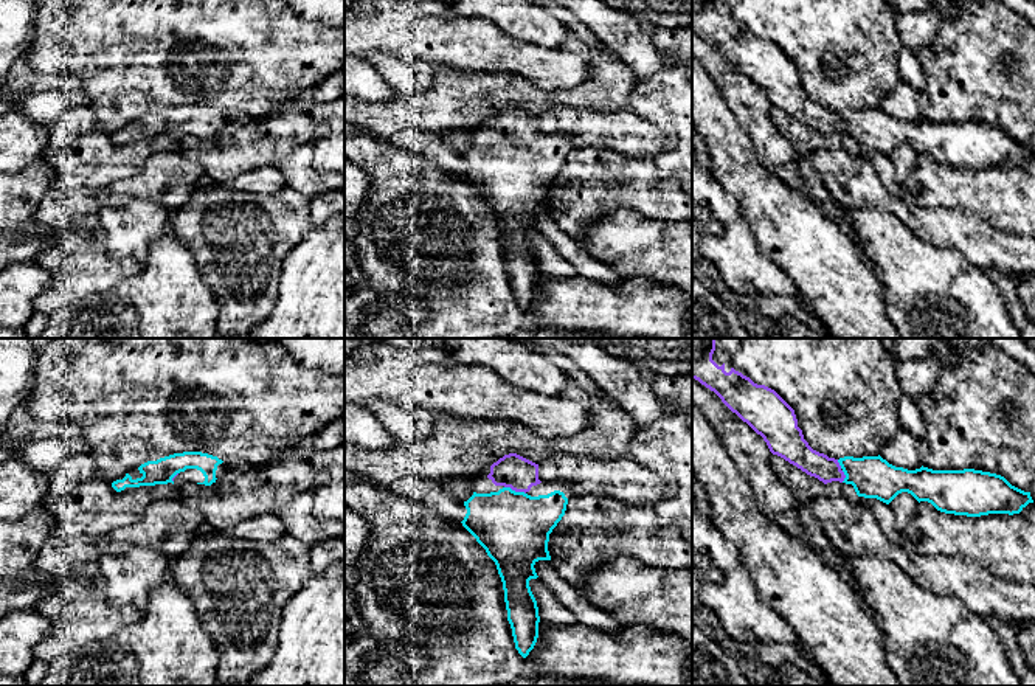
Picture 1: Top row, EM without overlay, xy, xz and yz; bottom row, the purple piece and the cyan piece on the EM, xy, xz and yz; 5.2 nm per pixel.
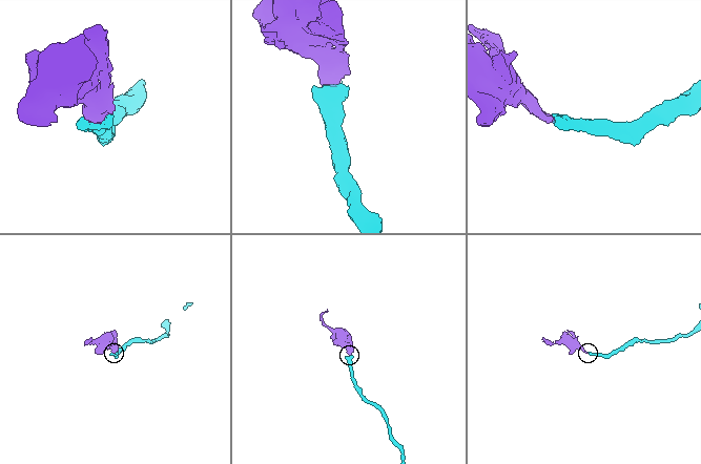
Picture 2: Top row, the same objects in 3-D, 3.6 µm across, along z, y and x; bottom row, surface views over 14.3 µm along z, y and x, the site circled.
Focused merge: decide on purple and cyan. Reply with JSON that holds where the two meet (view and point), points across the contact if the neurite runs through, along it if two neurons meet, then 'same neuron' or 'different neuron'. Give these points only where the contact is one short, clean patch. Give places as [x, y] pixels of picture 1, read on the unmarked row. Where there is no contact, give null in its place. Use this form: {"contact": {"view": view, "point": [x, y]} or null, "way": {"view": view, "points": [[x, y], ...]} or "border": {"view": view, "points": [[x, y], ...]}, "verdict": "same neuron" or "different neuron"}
{"contact": {"view": "xz", "point": [515, 143]}, "way": {"view": "xz", "points": [[512, 123], [515, 126], [515, 143], [514, 180]]}, "verdict": "same neuron"}

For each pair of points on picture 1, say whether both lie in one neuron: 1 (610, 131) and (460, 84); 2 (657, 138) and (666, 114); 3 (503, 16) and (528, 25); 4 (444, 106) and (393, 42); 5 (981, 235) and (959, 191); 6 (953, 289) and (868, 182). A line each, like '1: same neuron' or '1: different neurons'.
1: different neurons
2: different neurons
3: same neuron
4: different neurons
5: different neurons
6: different neurons

